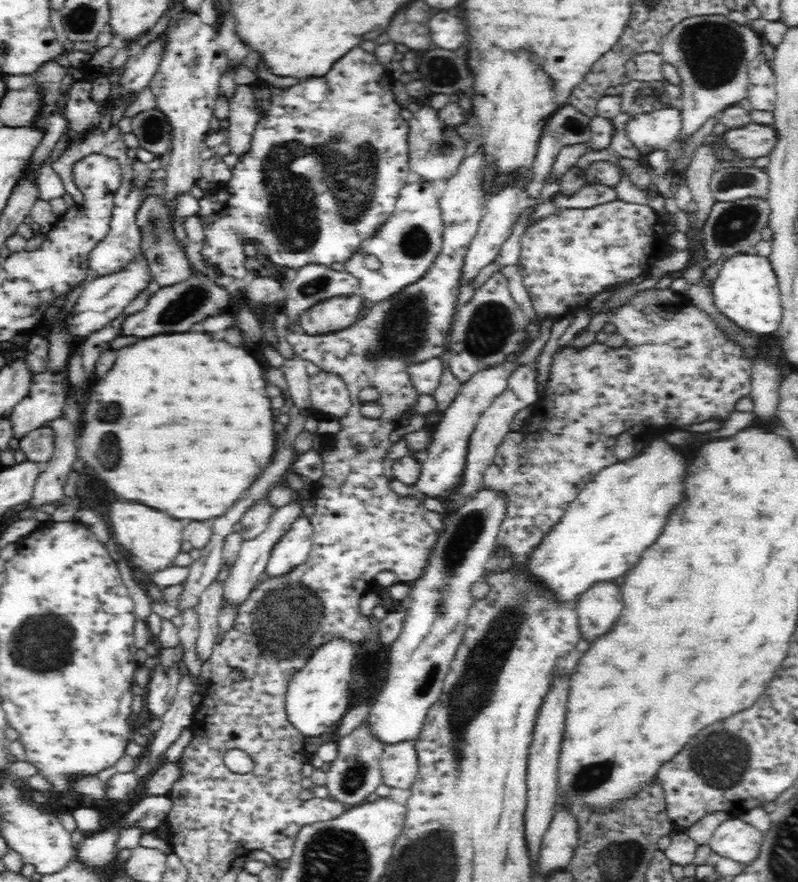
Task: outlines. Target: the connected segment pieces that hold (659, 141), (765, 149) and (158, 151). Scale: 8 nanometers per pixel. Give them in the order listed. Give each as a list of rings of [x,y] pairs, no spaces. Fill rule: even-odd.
[[[664,105],[652,112],[632,116],[625,127],[628,140],[641,156],[656,150],[668,150],[681,133],[681,115],[678,109]]]
[[[750,123],[748,126],[729,129],[726,141],[736,149],[740,158],[762,158],[768,156],[779,143],[779,132],[773,125]]]
[[[154,107],[133,116],[131,130],[139,141],[139,146],[153,153],[156,157],[169,152],[172,125],[160,109]]]

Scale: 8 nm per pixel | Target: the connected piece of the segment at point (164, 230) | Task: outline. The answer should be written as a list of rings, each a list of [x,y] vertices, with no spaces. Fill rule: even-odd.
[[[149,195],[143,208],[138,212],[138,225],[142,232],[142,252],[147,254],[151,261],[151,269],[156,284],[161,288],[175,286],[192,276],[192,267],[186,258],[185,249],[181,246],[175,233],[170,230],[170,219],[166,215],[160,196]]]

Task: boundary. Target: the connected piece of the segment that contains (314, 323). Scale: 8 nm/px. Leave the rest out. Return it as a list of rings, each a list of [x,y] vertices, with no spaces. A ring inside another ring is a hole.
[[[358,293],[327,298],[300,316],[299,331],[309,335],[334,333],[354,326],[364,307],[364,296]]]

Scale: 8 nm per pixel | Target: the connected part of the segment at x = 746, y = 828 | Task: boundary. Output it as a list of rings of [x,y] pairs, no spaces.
[[[732,815],[722,822],[713,832],[709,846],[720,856],[748,864],[759,855],[764,834],[738,818]]]

